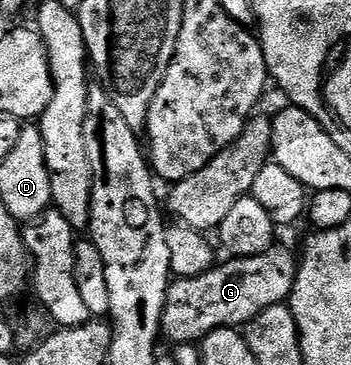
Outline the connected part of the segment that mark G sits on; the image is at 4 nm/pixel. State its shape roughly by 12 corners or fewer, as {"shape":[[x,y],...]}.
{"shape":[[296,251],[228,257],[167,287],[161,334],[199,344],[290,299]]}

